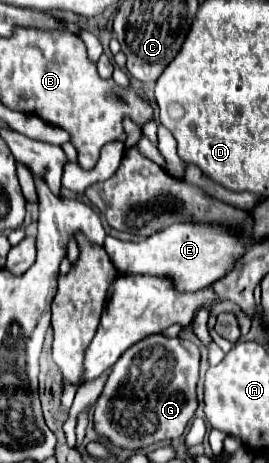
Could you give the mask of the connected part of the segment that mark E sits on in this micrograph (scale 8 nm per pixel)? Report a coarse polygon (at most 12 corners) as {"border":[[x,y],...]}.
{"border":[[174,223],[140,243],[108,235],[118,273],[166,277],[178,293],[218,281],[244,241]]}

